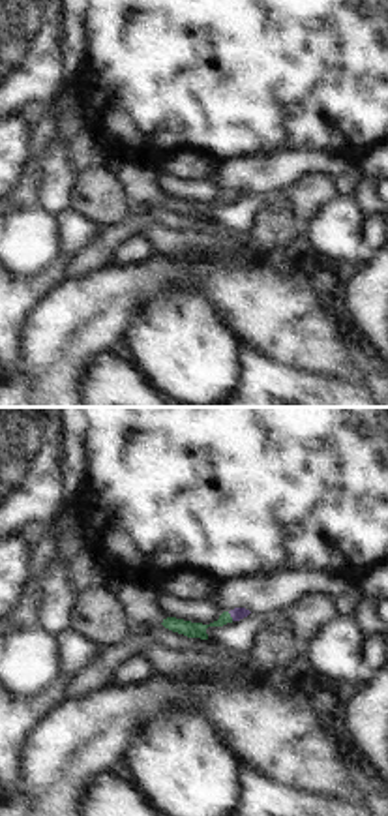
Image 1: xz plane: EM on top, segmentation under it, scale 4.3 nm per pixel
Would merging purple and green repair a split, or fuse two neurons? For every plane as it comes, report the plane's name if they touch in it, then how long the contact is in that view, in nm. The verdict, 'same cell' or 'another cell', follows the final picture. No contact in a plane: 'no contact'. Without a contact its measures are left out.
contact in xz; length 50 nm

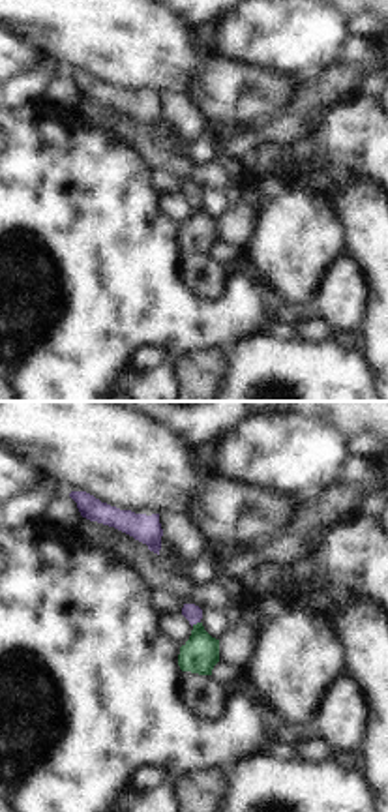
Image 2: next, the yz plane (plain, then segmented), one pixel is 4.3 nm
contact in yz; length 40 nm

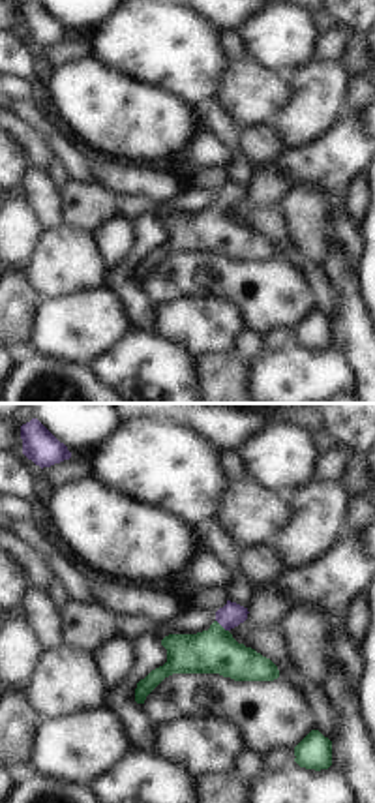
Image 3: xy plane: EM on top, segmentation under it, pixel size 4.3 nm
contact in xy; length 80 nm

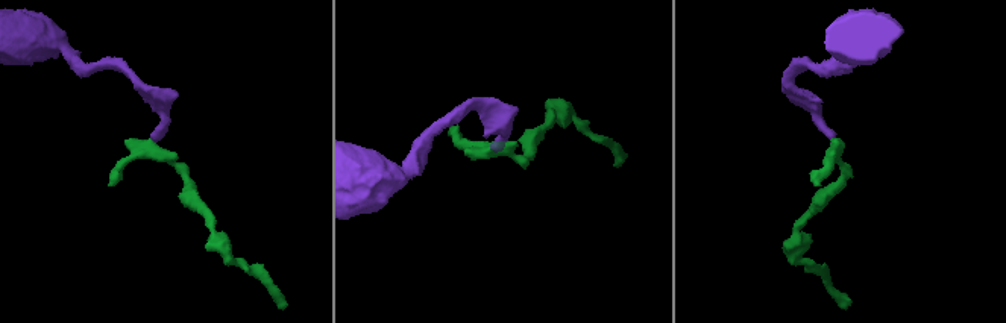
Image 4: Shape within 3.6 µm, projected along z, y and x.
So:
same cell

